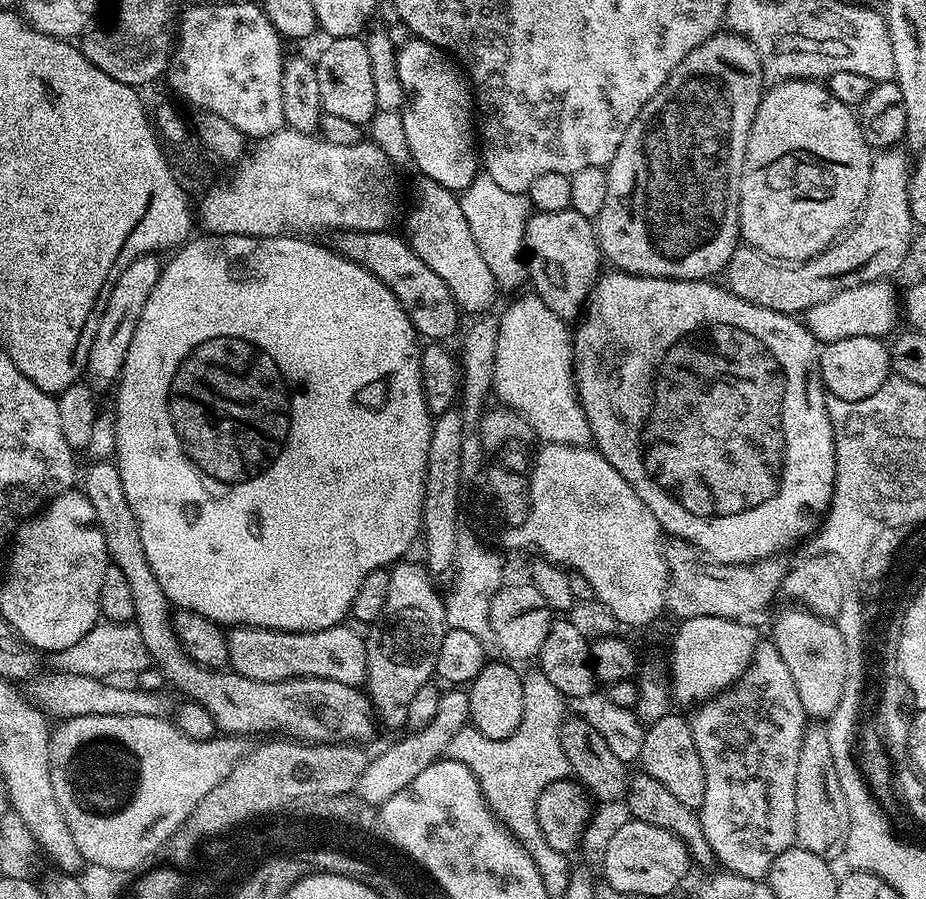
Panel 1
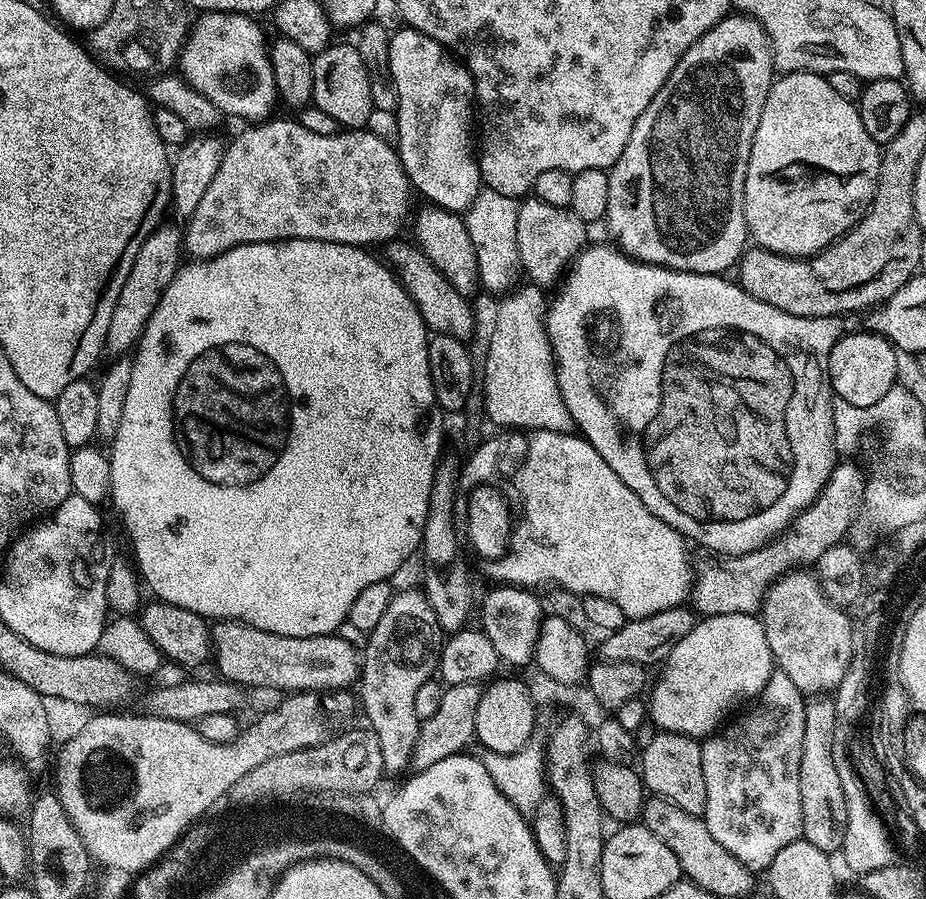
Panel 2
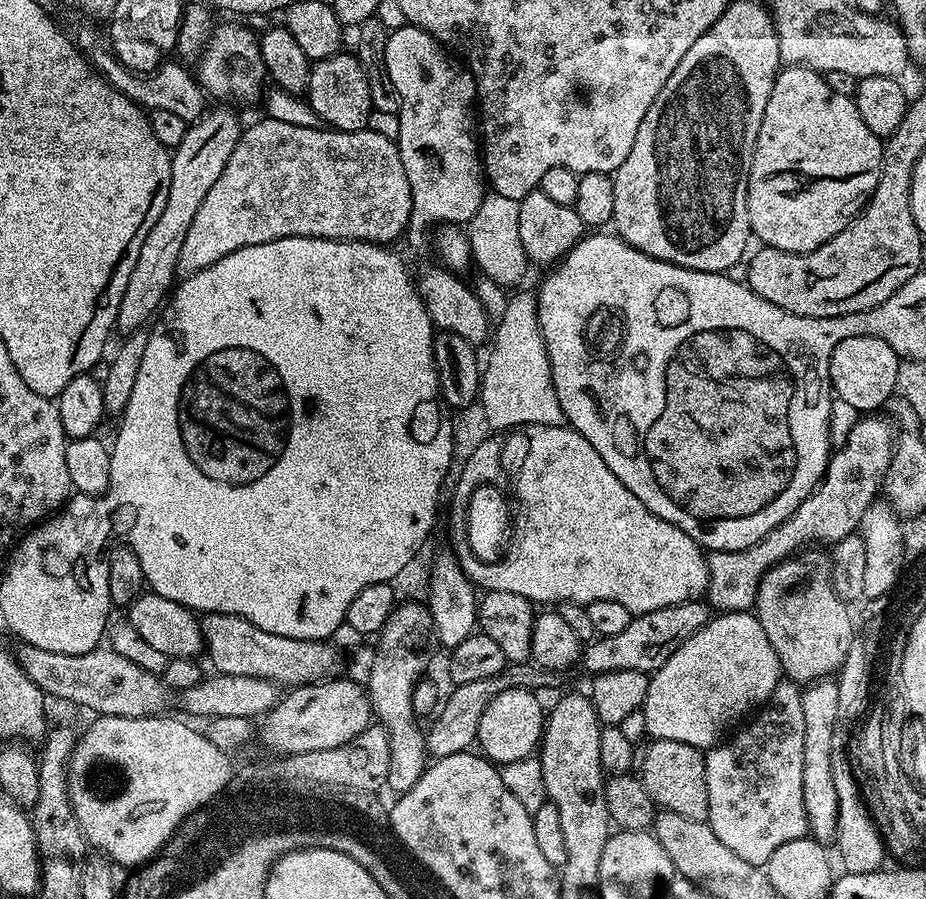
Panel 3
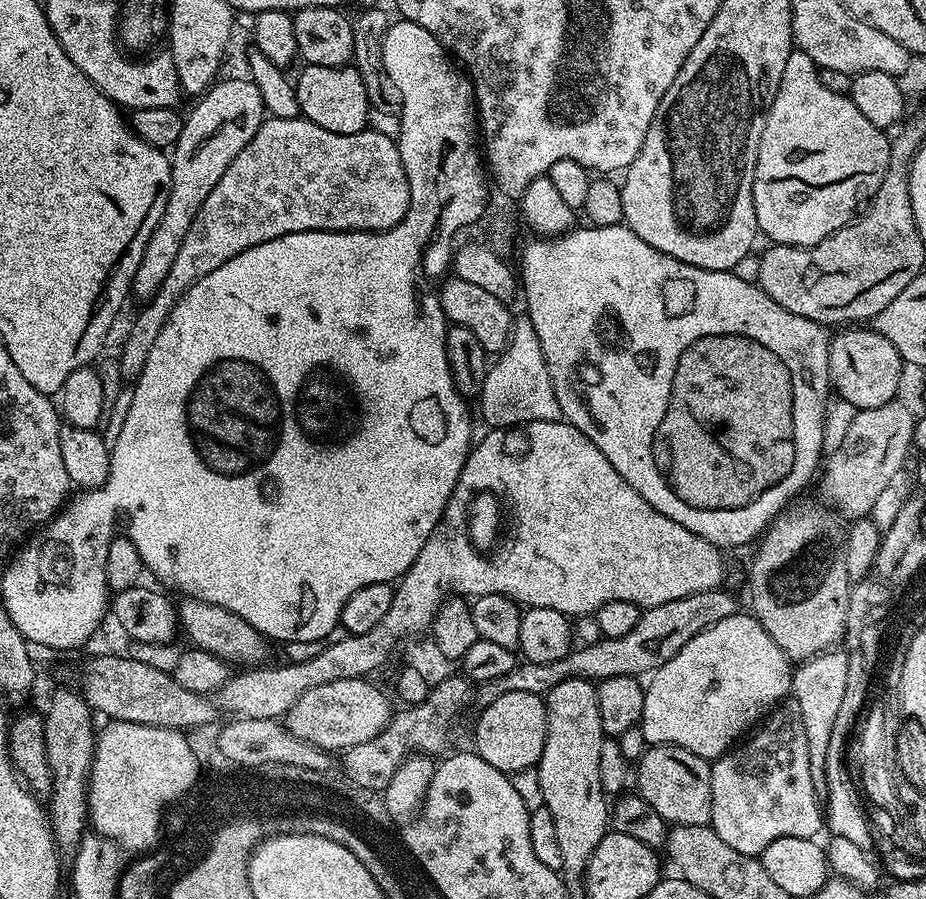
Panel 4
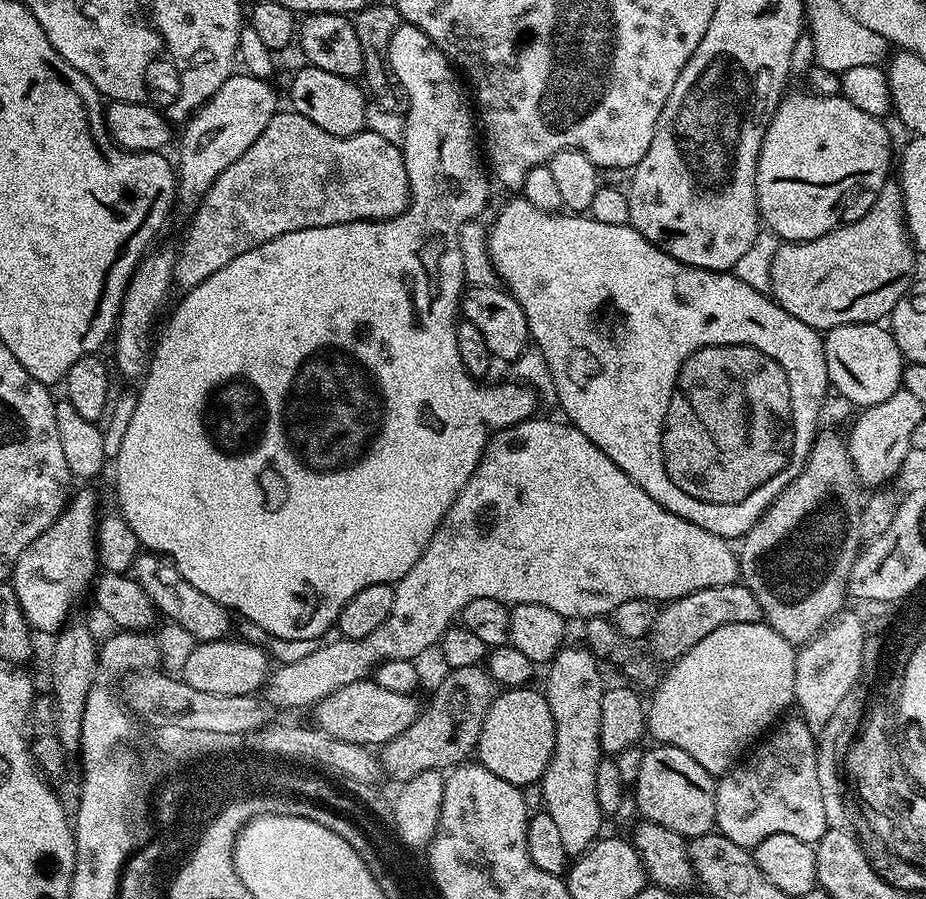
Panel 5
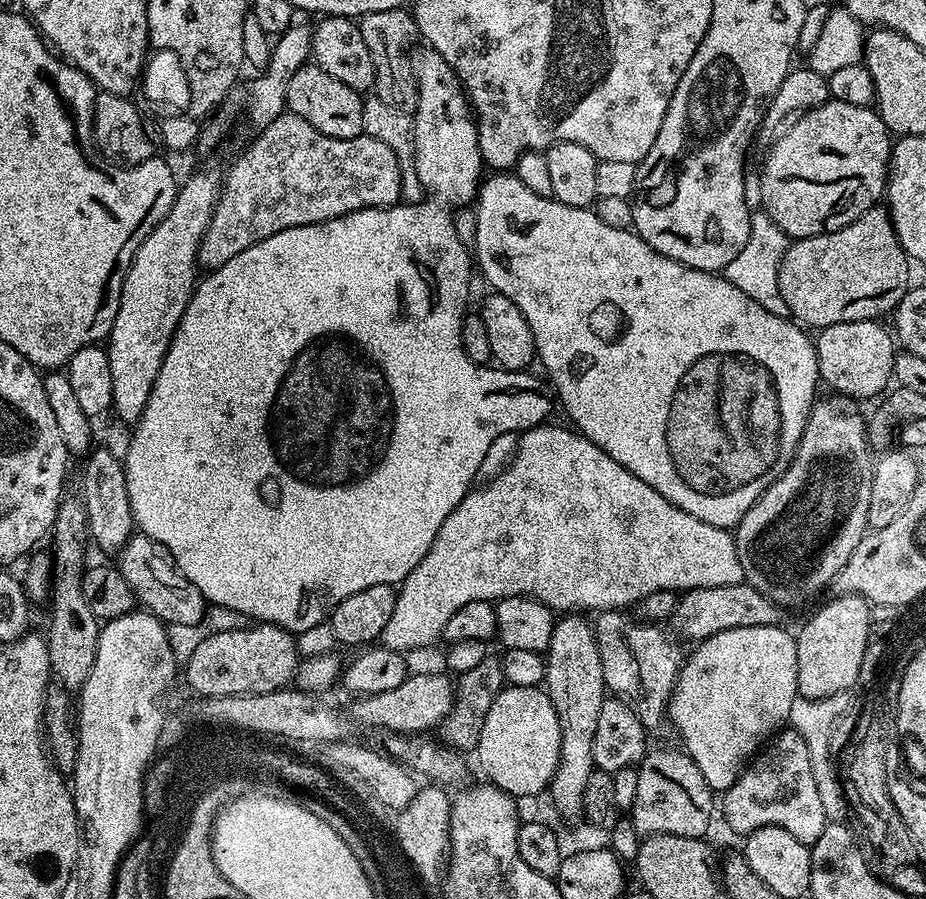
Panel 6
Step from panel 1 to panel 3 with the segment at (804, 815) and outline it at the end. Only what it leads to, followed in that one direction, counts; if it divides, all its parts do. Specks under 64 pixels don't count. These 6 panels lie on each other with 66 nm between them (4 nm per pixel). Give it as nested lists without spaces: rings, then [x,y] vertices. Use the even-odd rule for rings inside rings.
[[[821,678],[809,683],[800,693],[802,714],[806,722],[806,739],[802,754],[802,800],[806,802],[806,818],[811,839],[832,842],[836,839],[840,814],[838,789],[830,770],[830,750],[834,750],[834,726],[838,722],[840,686],[835,679]]]

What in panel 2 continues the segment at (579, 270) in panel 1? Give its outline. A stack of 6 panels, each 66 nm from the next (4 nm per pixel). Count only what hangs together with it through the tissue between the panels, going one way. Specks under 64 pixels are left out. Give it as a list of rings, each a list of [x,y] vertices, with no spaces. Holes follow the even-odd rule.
[[[528,198],[520,204],[517,220],[517,246],[521,256],[523,275],[536,286],[549,286],[569,271],[570,265],[584,251],[589,225],[578,218],[572,209],[550,206],[535,198]]]

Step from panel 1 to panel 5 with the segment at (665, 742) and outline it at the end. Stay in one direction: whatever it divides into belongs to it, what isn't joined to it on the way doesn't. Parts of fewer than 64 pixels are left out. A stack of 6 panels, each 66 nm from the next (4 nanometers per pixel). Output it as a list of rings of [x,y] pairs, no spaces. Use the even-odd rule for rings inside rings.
[[[657,743],[656,748],[644,752],[639,767],[638,778],[634,785],[636,797],[634,803],[639,815],[650,822],[658,822],[658,826],[666,826],[666,830],[674,830],[679,836],[691,838],[701,836],[716,828],[716,785],[717,781],[686,750],[678,750],[673,744]]]

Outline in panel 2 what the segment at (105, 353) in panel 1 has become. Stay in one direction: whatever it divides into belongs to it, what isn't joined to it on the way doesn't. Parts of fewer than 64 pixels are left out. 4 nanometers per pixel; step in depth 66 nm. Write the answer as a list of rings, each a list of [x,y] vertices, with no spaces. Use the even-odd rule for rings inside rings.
[[[161,223],[138,250],[134,262],[130,266],[130,274],[126,274],[126,282],[122,282],[122,291],[118,294],[118,302],[114,306],[114,314],[110,314],[110,326],[106,326],[104,352],[112,358],[120,358],[135,349],[140,335],[146,330],[146,322],[150,322],[150,314],[162,302],[162,294],[166,294],[166,286],[176,276],[182,266],[182,245],[184,233],[178,227]]]

